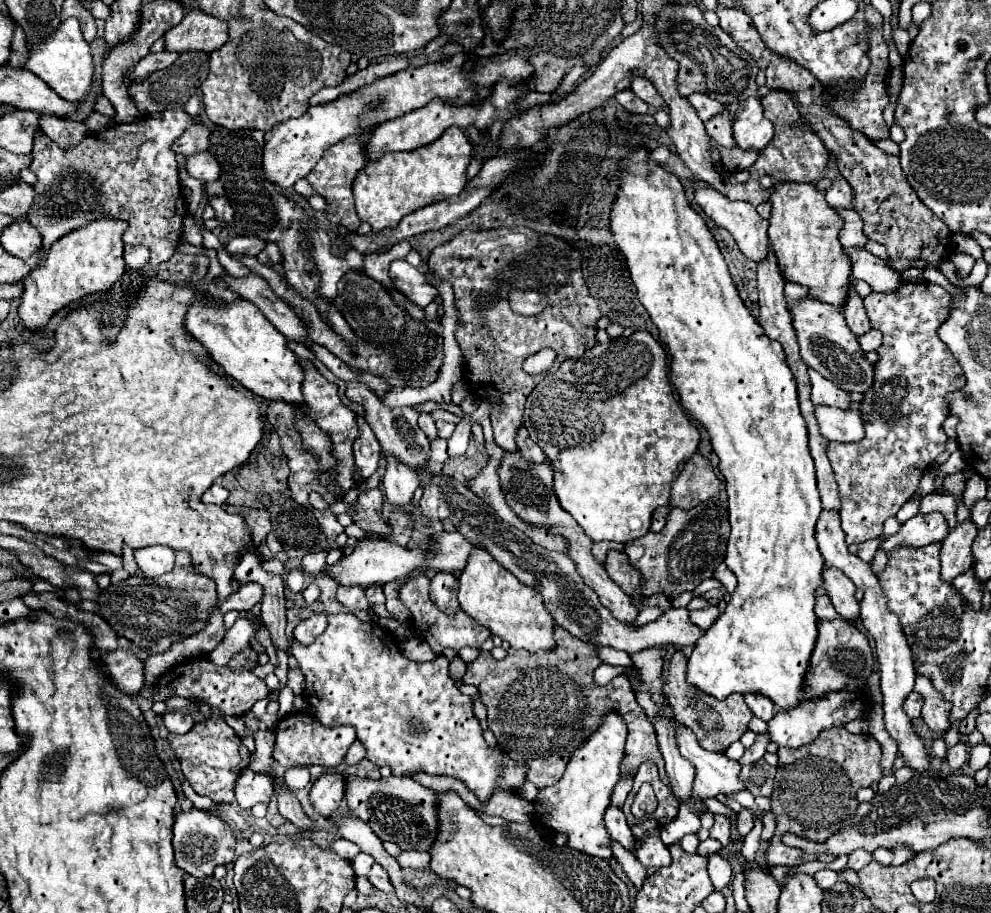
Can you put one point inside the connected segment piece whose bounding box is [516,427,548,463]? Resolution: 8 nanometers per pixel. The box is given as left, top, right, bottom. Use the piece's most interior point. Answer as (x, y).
(529, 448)

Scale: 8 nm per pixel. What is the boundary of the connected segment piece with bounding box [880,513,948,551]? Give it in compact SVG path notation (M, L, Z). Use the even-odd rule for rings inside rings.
M926 513L926 515L914 515L910 521L906 521L900 531L888 539L882 541L880 549L892 551L900 545L910 547L924 547L930 543L940 543L948 535L948 523L942 513Z

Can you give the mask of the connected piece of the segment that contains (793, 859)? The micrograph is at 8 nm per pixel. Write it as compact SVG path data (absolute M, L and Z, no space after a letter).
M844 727L824 729L816 741L800 749L780 747L780 763L774 777L774 793L770 797L778 827L764 855L766 865L794 867L802 859L802 851L790 849L778 839L778 835L782 833L794 833L812 841L824 841L826 837L836 833L844 819L850 817L858 807L856 791L860 787L870 787L872 781L882 779L880 755L880 743L872 735L852 735Z

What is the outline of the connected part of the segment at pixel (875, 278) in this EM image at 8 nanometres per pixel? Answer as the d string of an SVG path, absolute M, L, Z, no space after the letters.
M848 247L844 253L852 261L852 279L866 281L872 291L890 293L902 285L902 275L886 265L886 261L870 255L864 247Z

